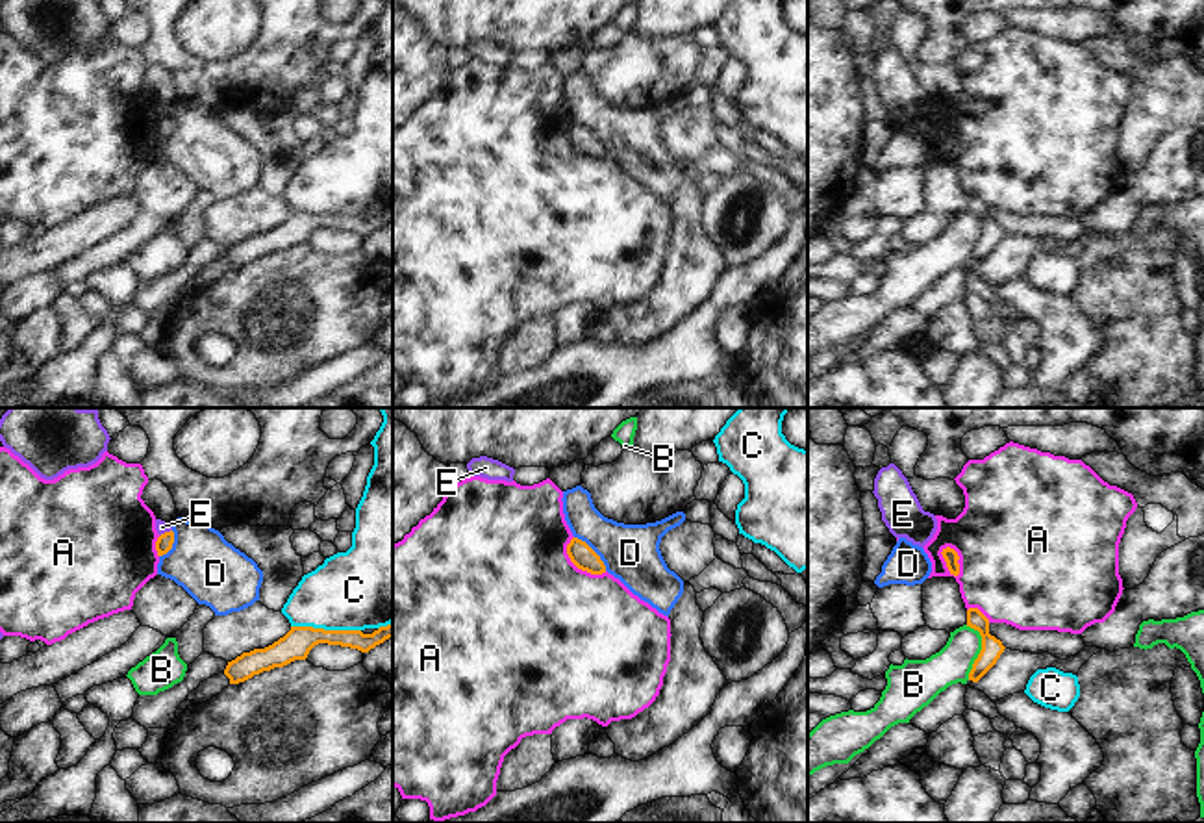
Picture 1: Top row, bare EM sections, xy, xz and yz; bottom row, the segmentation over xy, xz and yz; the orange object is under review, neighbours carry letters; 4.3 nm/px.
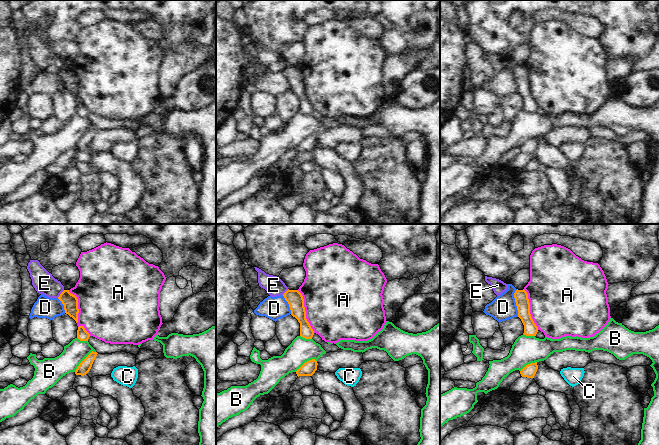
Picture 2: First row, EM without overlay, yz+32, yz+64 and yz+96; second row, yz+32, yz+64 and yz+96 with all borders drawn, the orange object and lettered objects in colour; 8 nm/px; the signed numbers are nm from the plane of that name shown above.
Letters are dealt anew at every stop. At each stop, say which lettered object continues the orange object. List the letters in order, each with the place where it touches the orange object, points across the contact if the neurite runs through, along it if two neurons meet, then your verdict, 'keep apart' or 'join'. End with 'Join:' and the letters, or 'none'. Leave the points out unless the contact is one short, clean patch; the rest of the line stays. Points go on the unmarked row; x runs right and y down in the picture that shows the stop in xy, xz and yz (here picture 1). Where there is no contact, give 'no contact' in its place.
A: contact yz (958, 143); keep apart
B: contact yz (982, 234); border yz (965, 210), (973, 212), (980, 221), (980, 238), (967, 264); keep apart
C: contact xy (326, 215); keep apart
D: contact xz (593, 136); border xz (575, 121), (599, 141), (606, 154); keep apart
E: contact xy (165, 117); border xy (171, 113), (160, 121); keep apart
Join: none

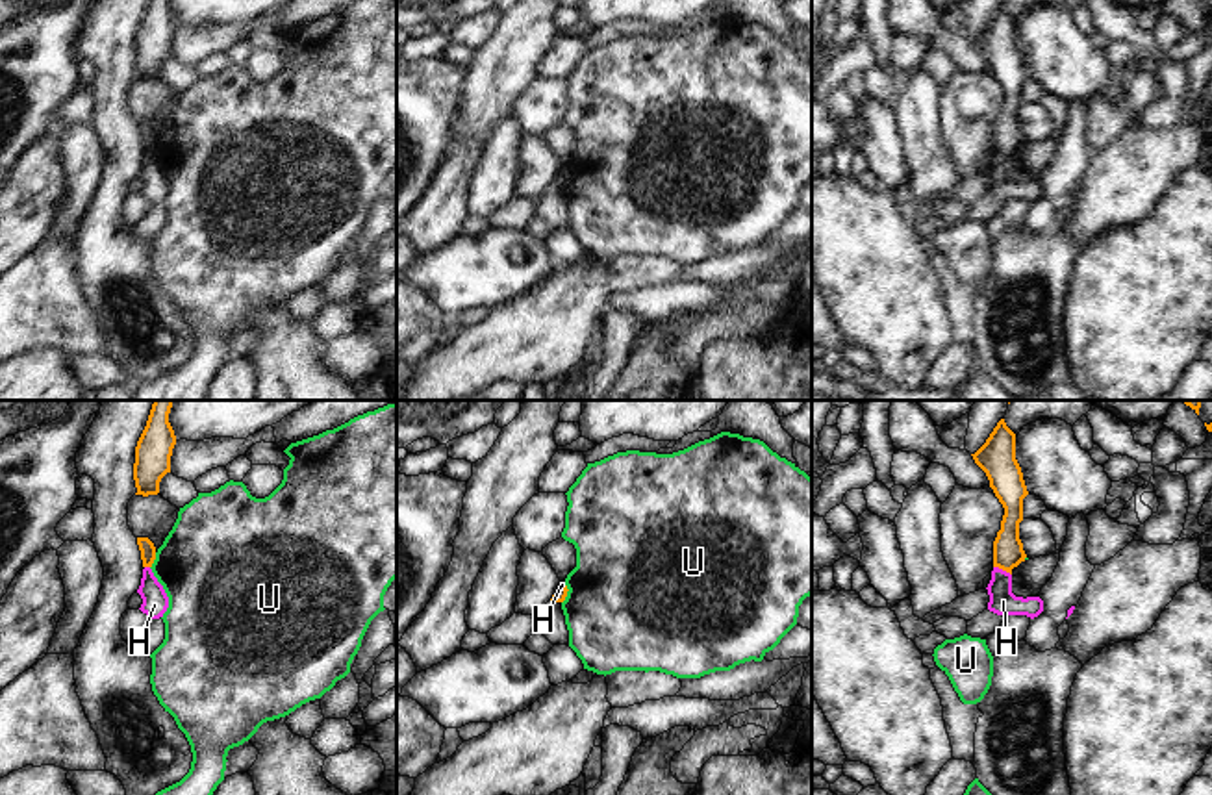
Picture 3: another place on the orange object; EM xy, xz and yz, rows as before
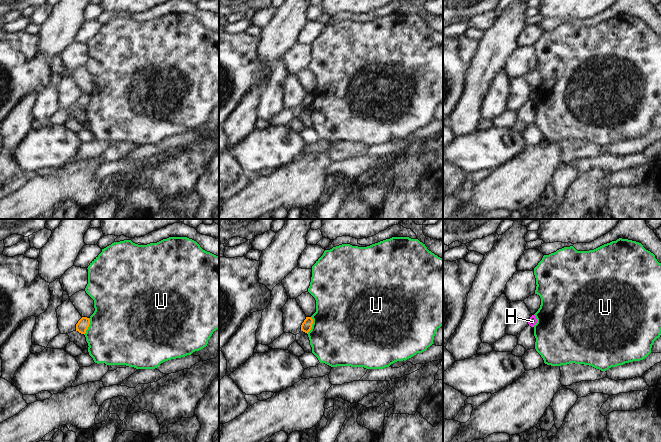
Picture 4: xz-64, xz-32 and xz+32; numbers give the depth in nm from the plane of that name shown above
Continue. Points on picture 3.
H: contact yz (1003, 154); way yz (1009, 138), (1003, 154), (1003, 186); join
U: contact xy (154, 143); border xy (156, 138), (151, 152); keep apart
Join: H

